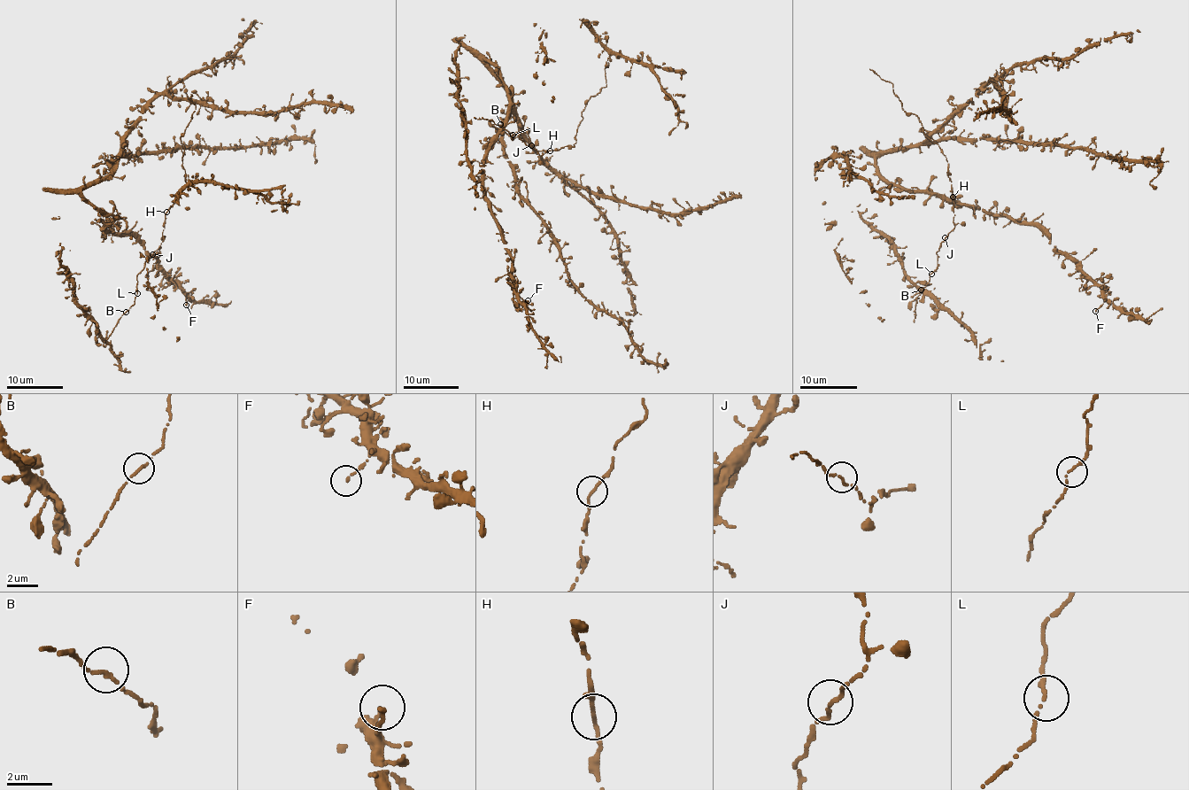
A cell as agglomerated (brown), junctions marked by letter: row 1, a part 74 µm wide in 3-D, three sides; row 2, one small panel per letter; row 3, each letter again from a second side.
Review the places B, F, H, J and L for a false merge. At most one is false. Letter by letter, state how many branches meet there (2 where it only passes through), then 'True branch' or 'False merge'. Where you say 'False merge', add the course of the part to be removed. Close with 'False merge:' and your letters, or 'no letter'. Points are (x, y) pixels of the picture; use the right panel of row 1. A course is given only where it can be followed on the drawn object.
B: Branches: 1. True branch
F: Branches: 1. True branch
H: Branches: 2. True branch
J: Branches: 2. True branch
L: Branches: 2. True branch
False merge: no letter

